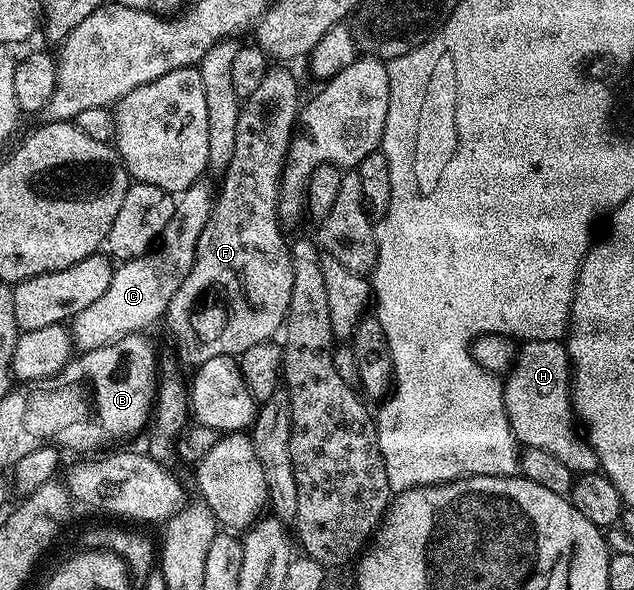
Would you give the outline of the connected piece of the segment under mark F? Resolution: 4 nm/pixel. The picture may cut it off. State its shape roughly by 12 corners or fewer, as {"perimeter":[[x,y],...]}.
{"perimeter":[[243,97],[194,266],[163,323],[191,366],[285,325],[280,186],[302,99]]}

